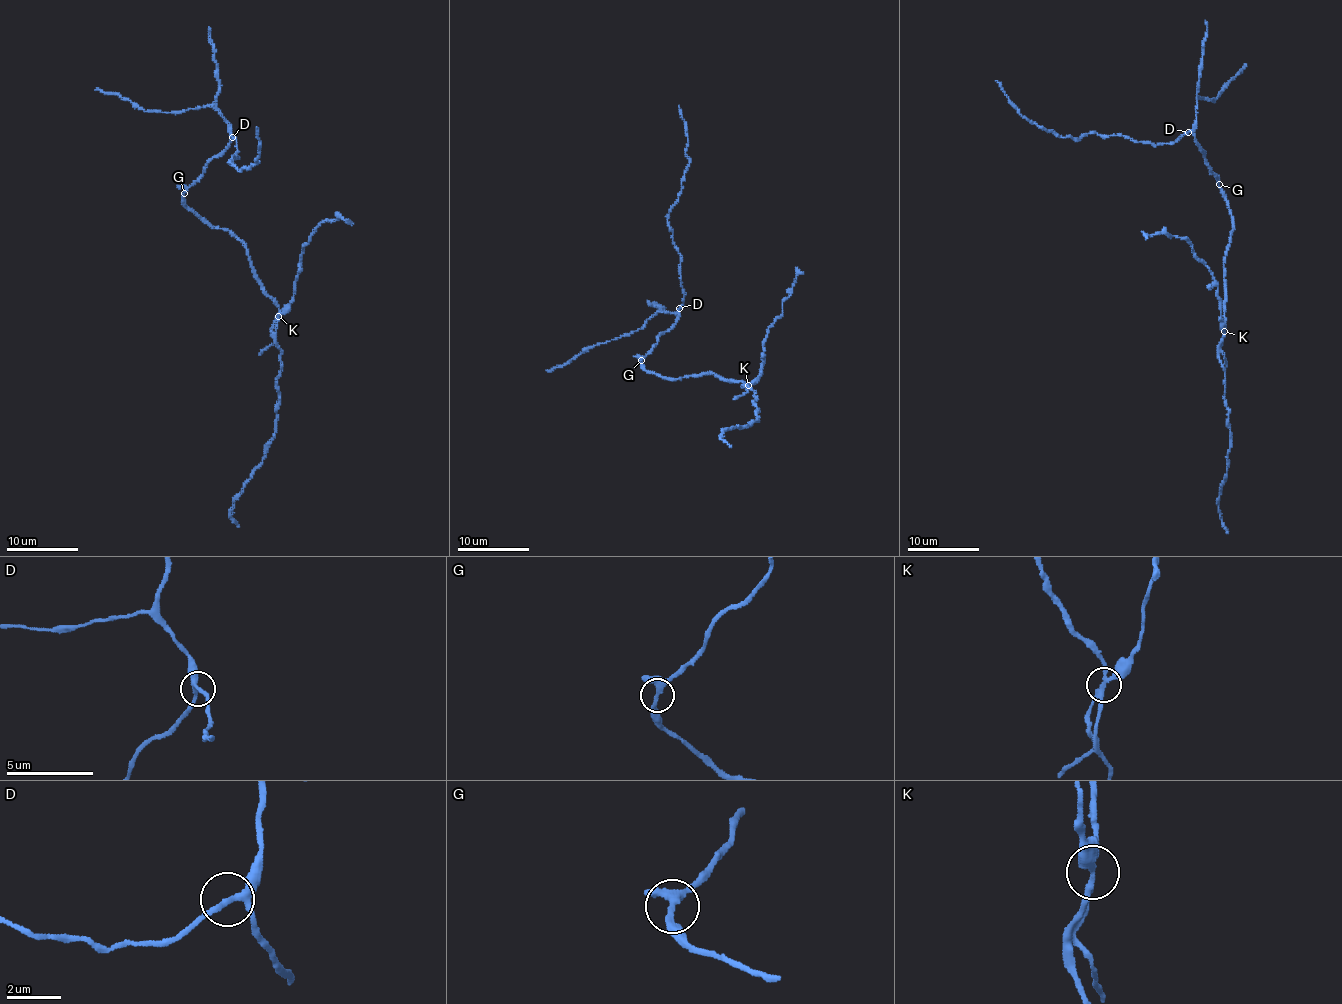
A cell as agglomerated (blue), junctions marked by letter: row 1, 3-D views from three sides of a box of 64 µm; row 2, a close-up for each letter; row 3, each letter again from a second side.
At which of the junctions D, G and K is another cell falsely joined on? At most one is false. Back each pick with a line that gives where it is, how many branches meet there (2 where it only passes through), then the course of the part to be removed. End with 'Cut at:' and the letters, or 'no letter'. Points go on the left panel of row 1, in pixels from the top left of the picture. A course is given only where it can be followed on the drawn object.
K: (278, 316) | 3 | (279, 315), (294, 295), (302, 246), (314, 228), (339, 217), (346, 222), (348, 219)
Cut at: K

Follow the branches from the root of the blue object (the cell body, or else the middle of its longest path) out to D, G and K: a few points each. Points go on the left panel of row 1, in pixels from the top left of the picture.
D: (204, 221), (185, 204), (184, 190), (203, 173), (207, 164), (226, 148), (232, 137)
G: (204, 221), (185, 204), (184, 193)
K: (204, 221), (229, 230), (242, 244), (254, 277), (279, 308), (279, 315)

